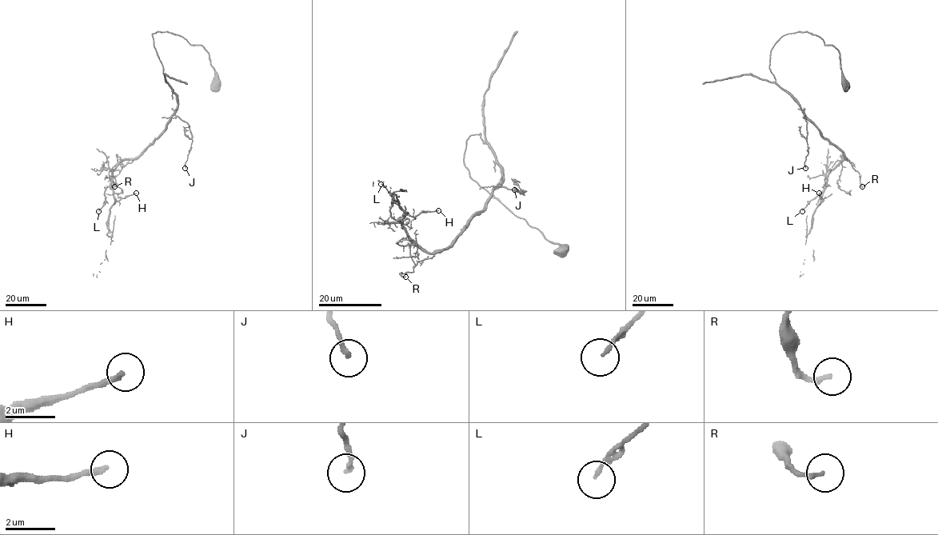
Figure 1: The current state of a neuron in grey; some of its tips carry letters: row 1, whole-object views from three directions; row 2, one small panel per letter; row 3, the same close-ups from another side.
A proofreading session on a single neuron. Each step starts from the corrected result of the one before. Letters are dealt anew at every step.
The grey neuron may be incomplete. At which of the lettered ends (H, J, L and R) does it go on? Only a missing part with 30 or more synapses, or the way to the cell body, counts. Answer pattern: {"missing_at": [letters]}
{"missing_at": []}

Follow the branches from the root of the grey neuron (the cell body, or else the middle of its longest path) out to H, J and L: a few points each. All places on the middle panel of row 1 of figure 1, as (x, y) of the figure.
H: (561, 251), (470, 176), (465, 141), (480, 133), (501, 181), (447, 247), (425, 253), (400, 220), (438, 210)
J: (561, 251), (470, 176), (464, 153), (471, 135), (480, 134), (500, 165), (499, 187), (514, 189)
L: (561, 251), (470, 176), (465, 141), (480, 133), (501, 181), (441, 250), (425, 253), (413, 240), (381, 184)

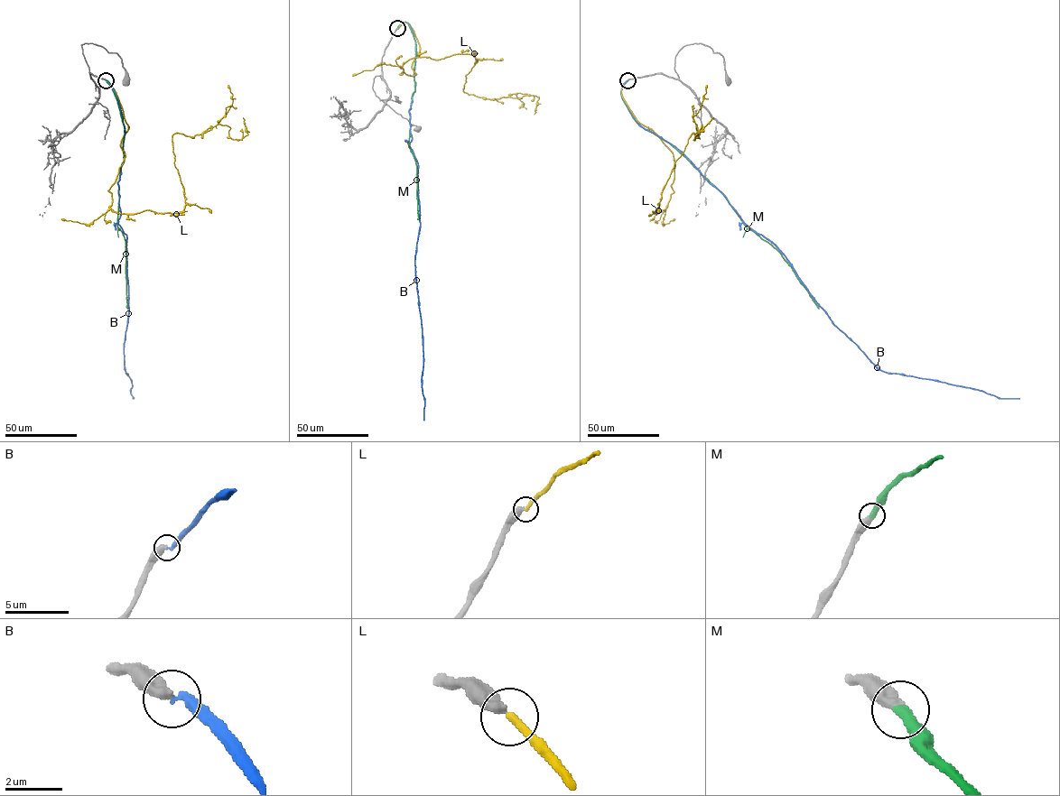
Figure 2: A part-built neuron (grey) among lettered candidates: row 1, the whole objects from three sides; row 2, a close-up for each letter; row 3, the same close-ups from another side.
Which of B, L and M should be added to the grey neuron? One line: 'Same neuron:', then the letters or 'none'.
Same neuron: M

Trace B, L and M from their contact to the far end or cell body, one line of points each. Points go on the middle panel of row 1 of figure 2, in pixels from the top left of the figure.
B: (397, 28), (406, 23), (415, 46), (410, 147), (418, 164), (420, 225), (414, 265), (423, 331), (424, 421)
L: (397, 28), (419, 46), (399, 74), (471, 54), (463, 91), (535, 96), (534, 114)
M: (397, 28), (406, 22), (415, 41), (414, 91), (409, 111), (408, 147), (416, 163), (419, 219)

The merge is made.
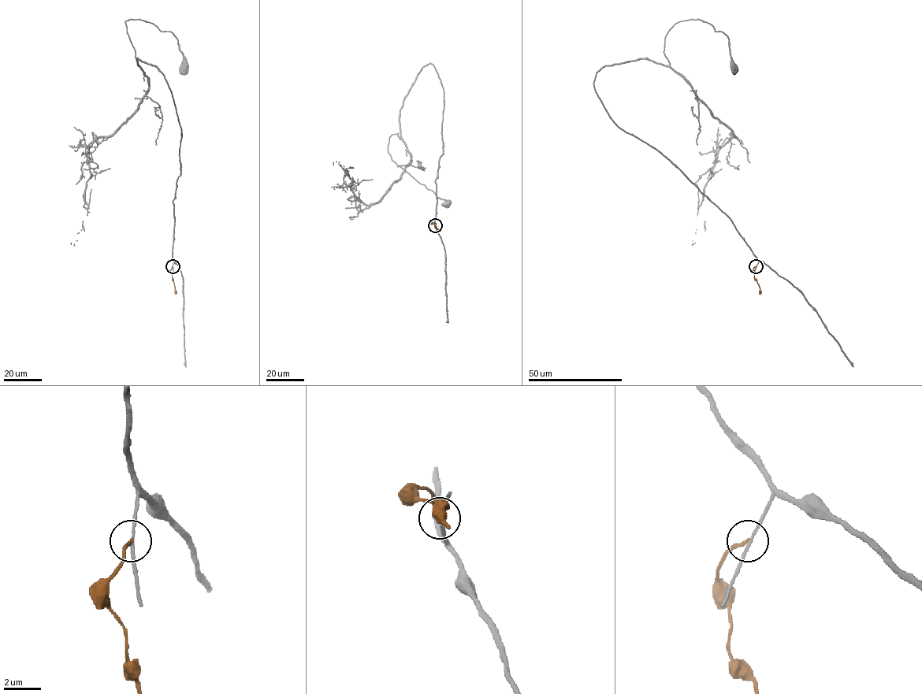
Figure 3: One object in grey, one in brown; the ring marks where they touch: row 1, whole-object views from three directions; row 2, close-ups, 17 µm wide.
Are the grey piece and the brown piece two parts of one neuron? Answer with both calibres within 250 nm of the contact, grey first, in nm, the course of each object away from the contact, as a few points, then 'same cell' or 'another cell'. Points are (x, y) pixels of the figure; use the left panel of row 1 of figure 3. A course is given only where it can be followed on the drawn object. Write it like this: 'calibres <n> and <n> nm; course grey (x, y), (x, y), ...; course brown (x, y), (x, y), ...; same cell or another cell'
calibres 130 and 160 nm; course grey (172, 266), (181, 128), (163, 74), (137, 59), (138, 65), (125, 21), (140, 19), (170, 31), (184, 68); course brown (172, 266), (170, 272), (176, 294); another cell

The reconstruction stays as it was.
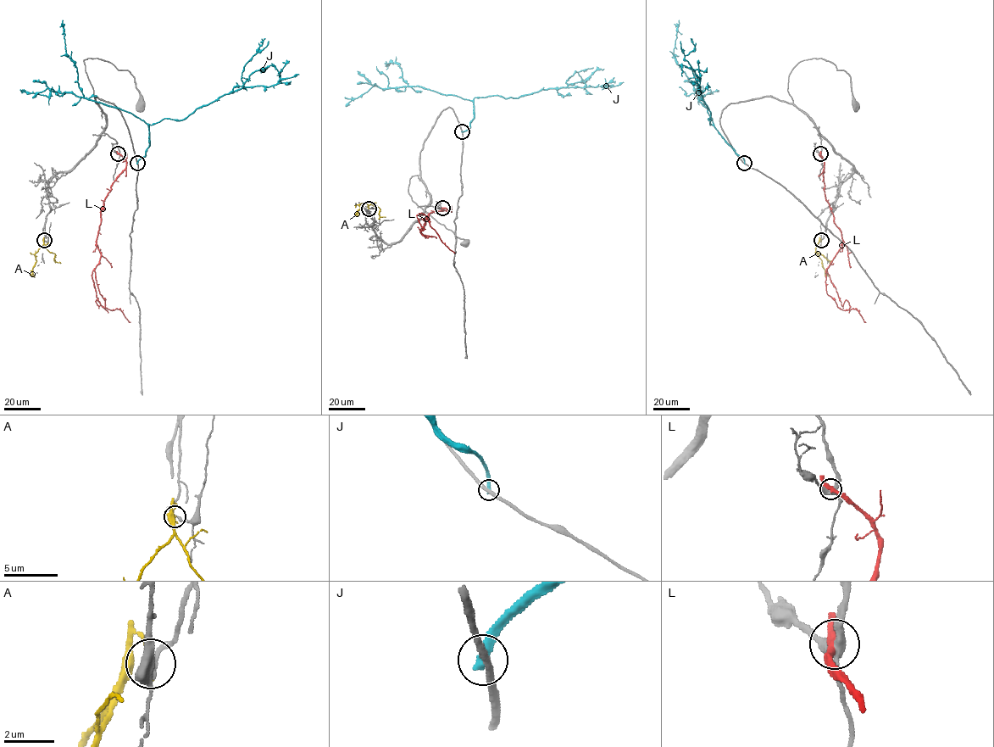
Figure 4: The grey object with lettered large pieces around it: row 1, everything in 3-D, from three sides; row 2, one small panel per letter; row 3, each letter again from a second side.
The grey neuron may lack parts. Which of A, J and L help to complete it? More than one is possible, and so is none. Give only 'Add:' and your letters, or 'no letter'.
Add: no letter

